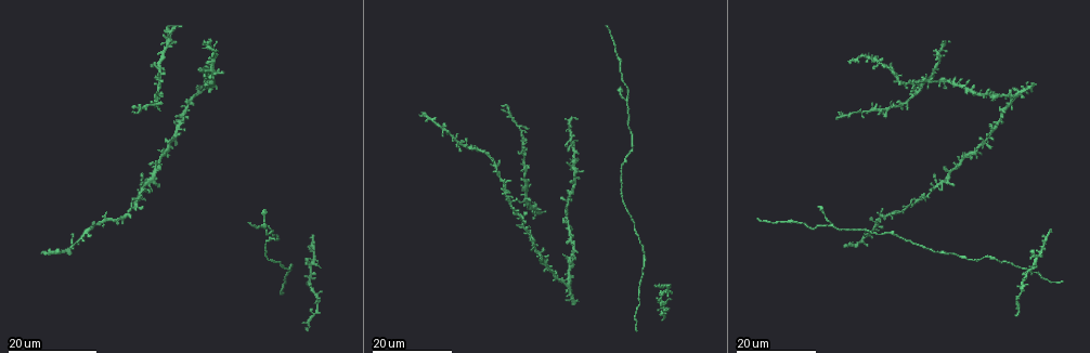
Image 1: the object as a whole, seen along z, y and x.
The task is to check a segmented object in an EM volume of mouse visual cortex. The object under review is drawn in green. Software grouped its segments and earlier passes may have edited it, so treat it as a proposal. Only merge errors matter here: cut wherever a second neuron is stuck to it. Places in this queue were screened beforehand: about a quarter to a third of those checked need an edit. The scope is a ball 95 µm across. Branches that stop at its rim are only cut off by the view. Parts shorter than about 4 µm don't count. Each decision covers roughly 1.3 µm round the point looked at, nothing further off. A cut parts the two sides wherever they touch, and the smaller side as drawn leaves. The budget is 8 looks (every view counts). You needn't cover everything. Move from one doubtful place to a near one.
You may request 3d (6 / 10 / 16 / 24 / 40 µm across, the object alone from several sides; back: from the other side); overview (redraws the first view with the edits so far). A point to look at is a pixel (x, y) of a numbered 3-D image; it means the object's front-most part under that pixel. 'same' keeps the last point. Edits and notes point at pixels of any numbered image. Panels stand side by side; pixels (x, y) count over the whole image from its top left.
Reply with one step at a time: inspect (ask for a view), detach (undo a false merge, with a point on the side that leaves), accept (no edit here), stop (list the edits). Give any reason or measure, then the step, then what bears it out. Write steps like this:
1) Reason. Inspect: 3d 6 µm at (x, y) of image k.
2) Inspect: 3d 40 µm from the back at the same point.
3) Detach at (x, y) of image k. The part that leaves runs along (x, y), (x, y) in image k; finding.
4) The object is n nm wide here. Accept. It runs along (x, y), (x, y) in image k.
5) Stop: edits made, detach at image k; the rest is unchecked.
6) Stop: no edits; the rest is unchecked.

Four arms meet. Inspect: 3d 16 µm at (160, 67) of image 1.

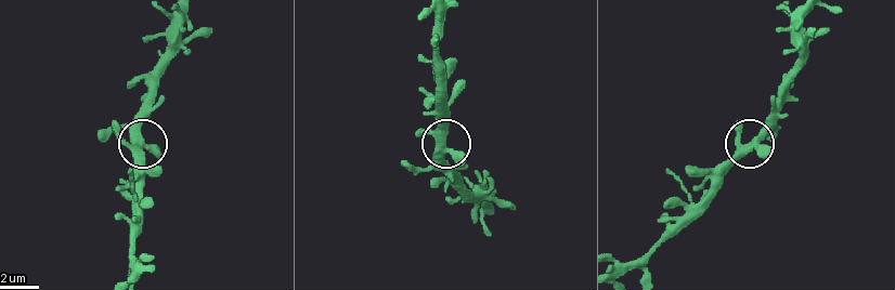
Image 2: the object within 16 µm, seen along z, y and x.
Zoom in. Inspect: 3d 10 µm at (752, 144) of image 2.

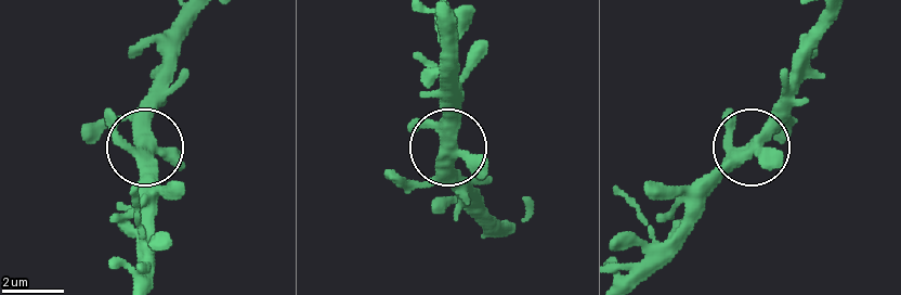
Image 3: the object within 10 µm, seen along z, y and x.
The object is 390 nm wide here. Accept. All the same neuron.

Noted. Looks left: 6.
Three-way junction. Inspect: 3d 16 µm at (833, 223) of image 1.

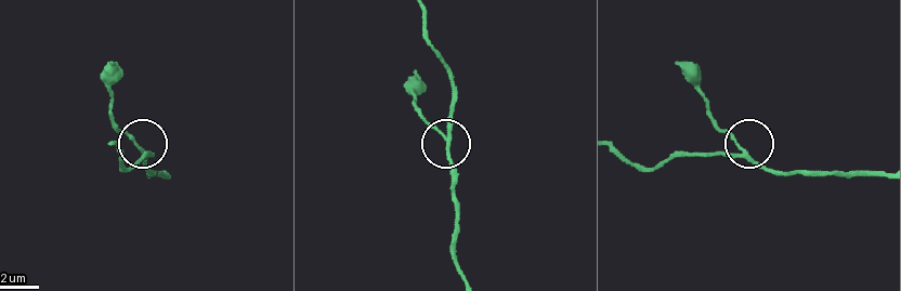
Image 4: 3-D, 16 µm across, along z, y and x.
Inspect: 3d 6 µm at (740, 147) of image 4.

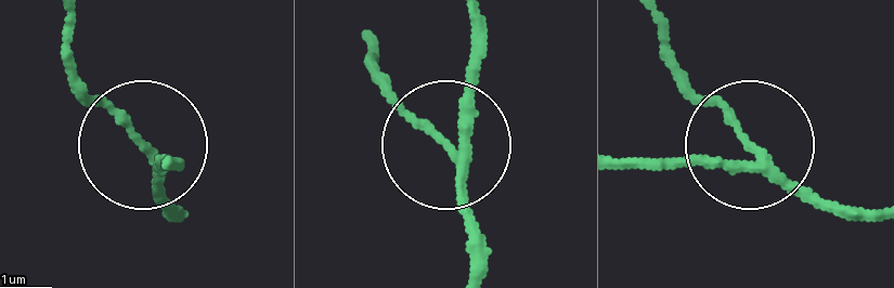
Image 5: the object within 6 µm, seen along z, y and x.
Accept. It runs along (871, 210), (793, 185), (681, 73) in image 5; continuous, no second neuron.

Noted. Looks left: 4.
Arms part here. Inspect: 3d 16 µm at (140, 205) of image 1.

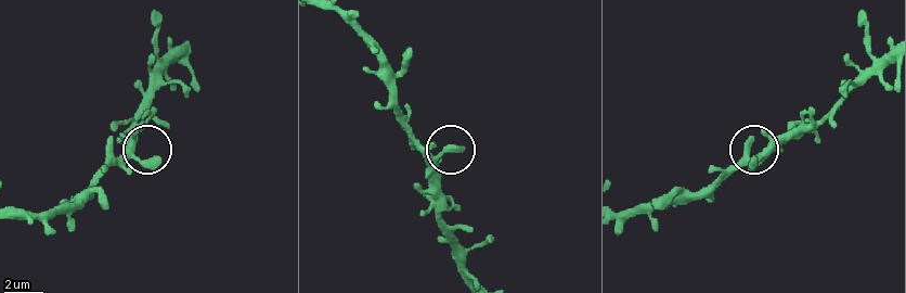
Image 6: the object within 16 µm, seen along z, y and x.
Closer look. Inspect: 3d 6 µm at (441, 152) of image 6.

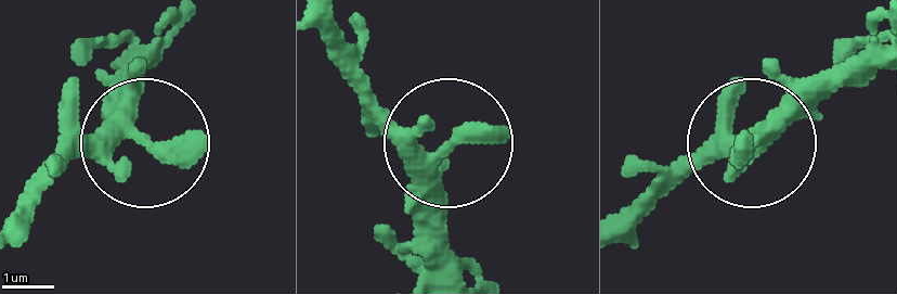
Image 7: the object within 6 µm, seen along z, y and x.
The side arm is 34 µm long. Accept. All the same neuron.

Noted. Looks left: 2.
Stop: no edits; the rest is unchecked.

